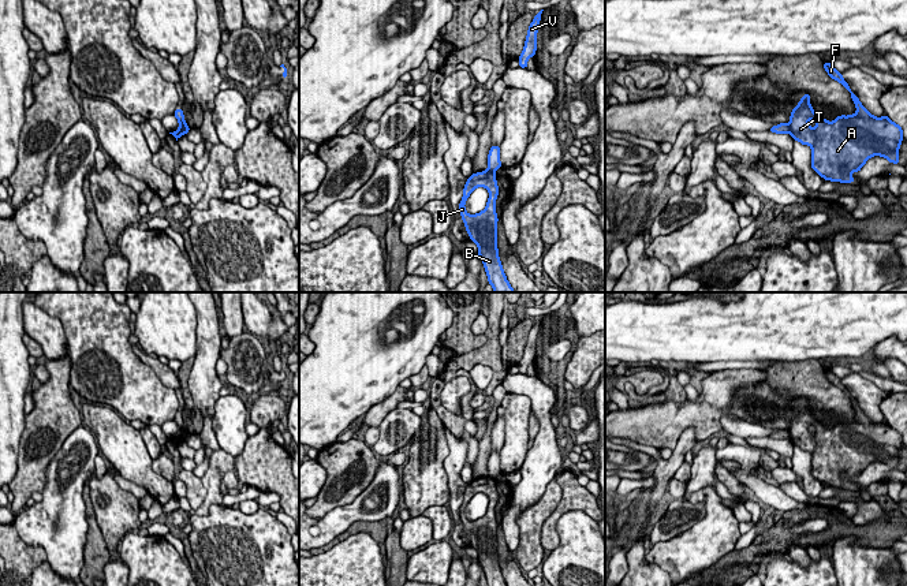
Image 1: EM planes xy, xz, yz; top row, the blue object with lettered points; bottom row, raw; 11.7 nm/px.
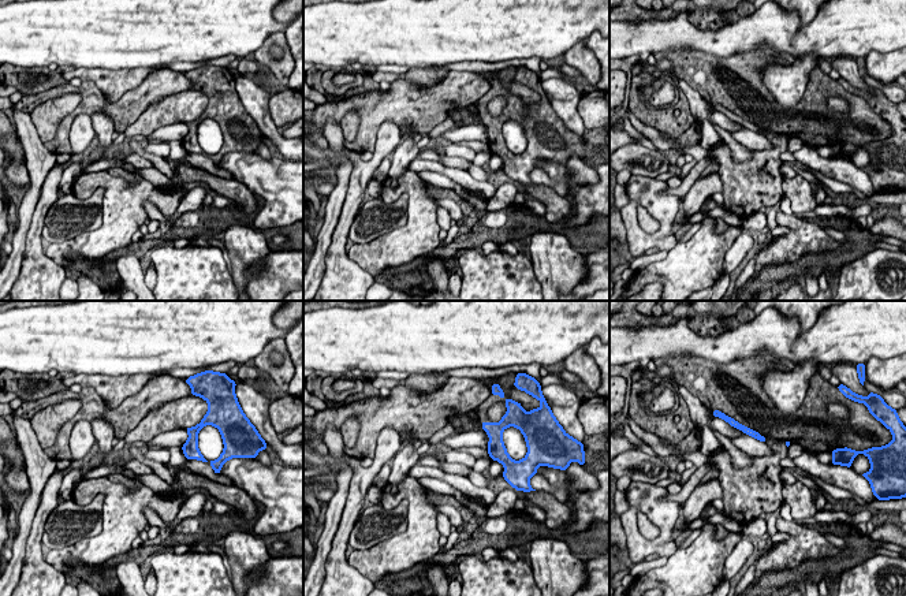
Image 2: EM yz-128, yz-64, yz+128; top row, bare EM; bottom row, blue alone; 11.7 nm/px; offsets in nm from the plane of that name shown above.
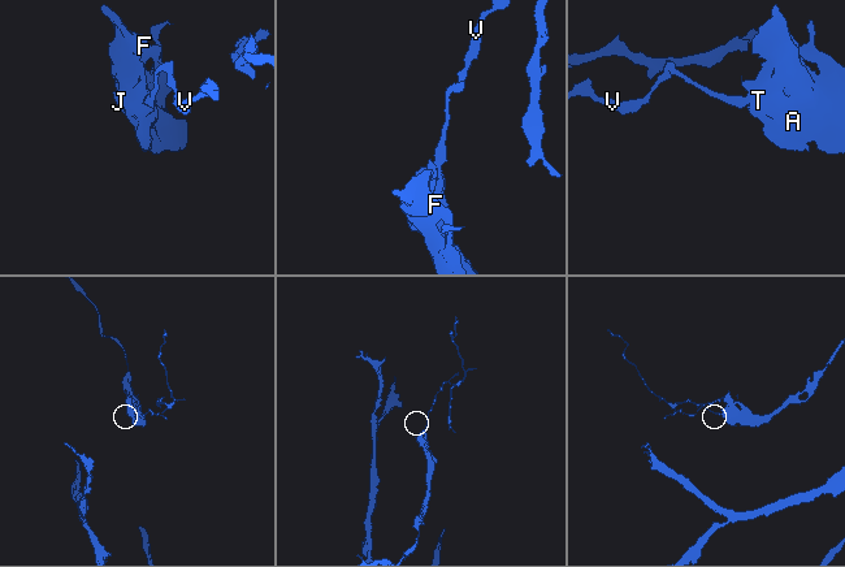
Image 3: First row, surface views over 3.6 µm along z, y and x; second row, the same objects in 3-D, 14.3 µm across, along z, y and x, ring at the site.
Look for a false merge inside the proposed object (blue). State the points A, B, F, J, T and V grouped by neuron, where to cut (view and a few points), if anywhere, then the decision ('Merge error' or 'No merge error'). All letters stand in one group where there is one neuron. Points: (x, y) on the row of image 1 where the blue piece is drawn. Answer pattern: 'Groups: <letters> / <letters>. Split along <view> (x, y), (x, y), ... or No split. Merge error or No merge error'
Groups: A B F J T / V. Split along yz (787, 124), (790, 133). Merge error

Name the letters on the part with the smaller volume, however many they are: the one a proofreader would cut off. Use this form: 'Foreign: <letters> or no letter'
Foreign: V

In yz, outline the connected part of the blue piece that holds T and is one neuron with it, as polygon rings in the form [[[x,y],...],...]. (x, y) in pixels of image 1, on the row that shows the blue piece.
[[[824,63],[831,78],[840,82],[850,93],[856,112],[837,116],[833,122],[817,116],[806,93],[790,116],[790,135],[811,148],[811,168],[825,180],[854,183],[852,172],[861,171],[873,156],[899,163],[903,130],[888,119],[873,116],[851,92],[832,63]]]

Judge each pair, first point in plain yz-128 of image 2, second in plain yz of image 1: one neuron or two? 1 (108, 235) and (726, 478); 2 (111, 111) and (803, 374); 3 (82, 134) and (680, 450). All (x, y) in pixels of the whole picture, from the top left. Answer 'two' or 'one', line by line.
1: two
2: two
3: one

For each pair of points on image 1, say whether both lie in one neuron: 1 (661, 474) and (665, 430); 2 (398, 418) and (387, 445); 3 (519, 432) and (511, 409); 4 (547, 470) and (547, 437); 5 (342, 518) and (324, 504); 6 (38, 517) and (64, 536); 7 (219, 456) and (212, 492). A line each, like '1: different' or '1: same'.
1: different
2: same
3: same
4: same
5: different
6: same
7: same

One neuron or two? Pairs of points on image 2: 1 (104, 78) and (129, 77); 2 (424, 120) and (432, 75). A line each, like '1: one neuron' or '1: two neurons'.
1: one neuron
2: two neurons

